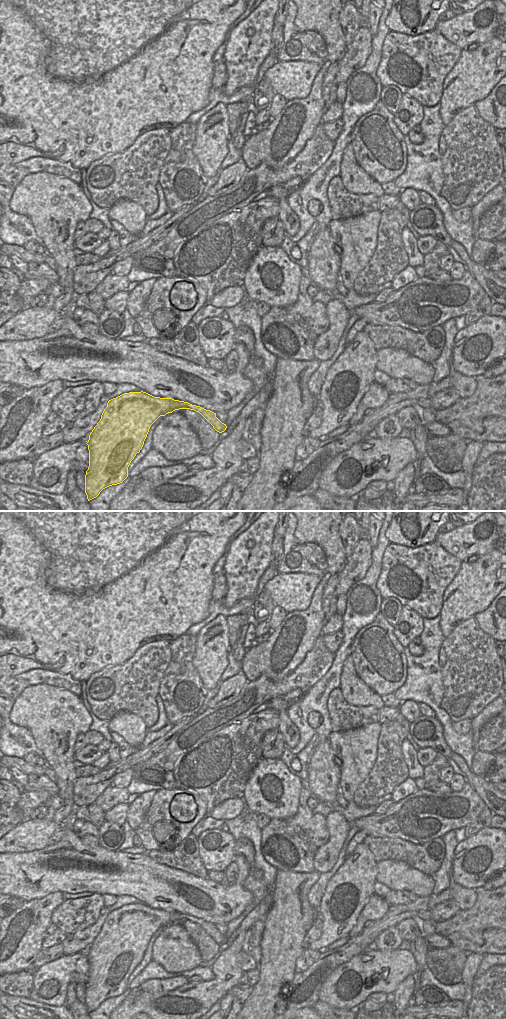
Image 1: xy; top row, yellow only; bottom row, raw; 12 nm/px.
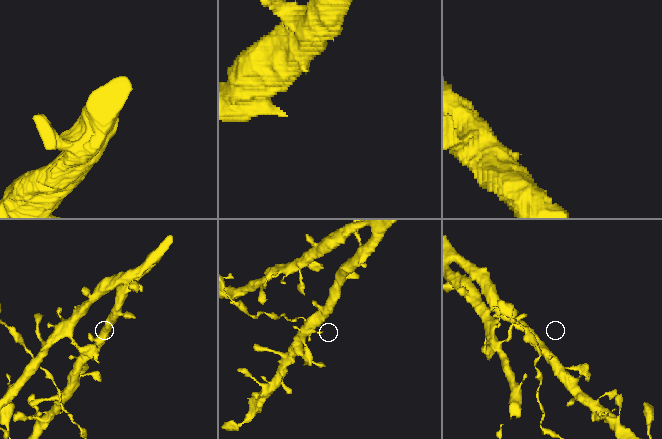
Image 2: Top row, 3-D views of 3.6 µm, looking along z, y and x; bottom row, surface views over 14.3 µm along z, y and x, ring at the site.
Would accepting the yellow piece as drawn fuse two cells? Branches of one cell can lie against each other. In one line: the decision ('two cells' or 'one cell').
one cell

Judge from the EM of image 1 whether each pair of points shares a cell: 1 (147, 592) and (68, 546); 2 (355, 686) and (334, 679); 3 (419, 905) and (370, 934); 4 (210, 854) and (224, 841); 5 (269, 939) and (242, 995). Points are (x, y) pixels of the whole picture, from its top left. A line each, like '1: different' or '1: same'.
1: same
2: different
3: same
4: same
5: different

